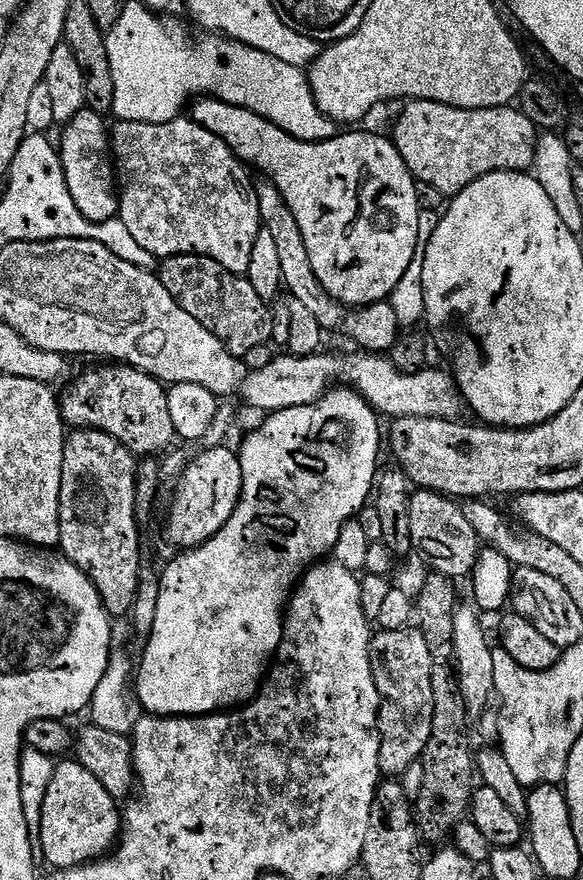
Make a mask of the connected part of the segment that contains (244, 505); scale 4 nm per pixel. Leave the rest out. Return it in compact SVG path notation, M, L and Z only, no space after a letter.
M333 386L320 397L319 400L315 400L313 404L306 404L304 406L294 406L293 408L287 408L286 410L278 410L277 412L265 415L264 420L260 424L260 428L256 428L248 437L244 440L244 445L238 448L238 455L240 457L240 465L242 466L242 494L240 495L240 501L238 506L234 510L234 514L230 514L230 522L226 522L226 526L222 526L222 530L218 530L218 534L214 534L214 538L210 538L205 544L198 545L197 548L189 548L181 551L177 560L172 560L168 565L163 565L162 575L160 577L160 593L158 594L158 614L154 614L154 630L152 631L152 637L143 645L144 657L138 660L138 671L134 676L134 695L138 701L139 707L143 709L145 713L154 716L207 716L213 712L219 712L221 710L231 709L233 706L243 706L255 697L259 692L262 681L265 679L266 673L270 668L270 661L275 657L276 651L280 649L280 643L284 637L284 617L286 615L286 605L298 583L303 577L304 573L308 571L309 567L317 562L323 561L324 556L335 549L338 538L342 534L342 530L346 526L346 522L357 519L361 510L369 503L370 497L374 492L374 485L378 479L378 467L376 463L380 460L380 444L382 448L382 428L380 432L380 423L382 423L381 417L370 407L367 402L362 399L359 392L351 386Z

